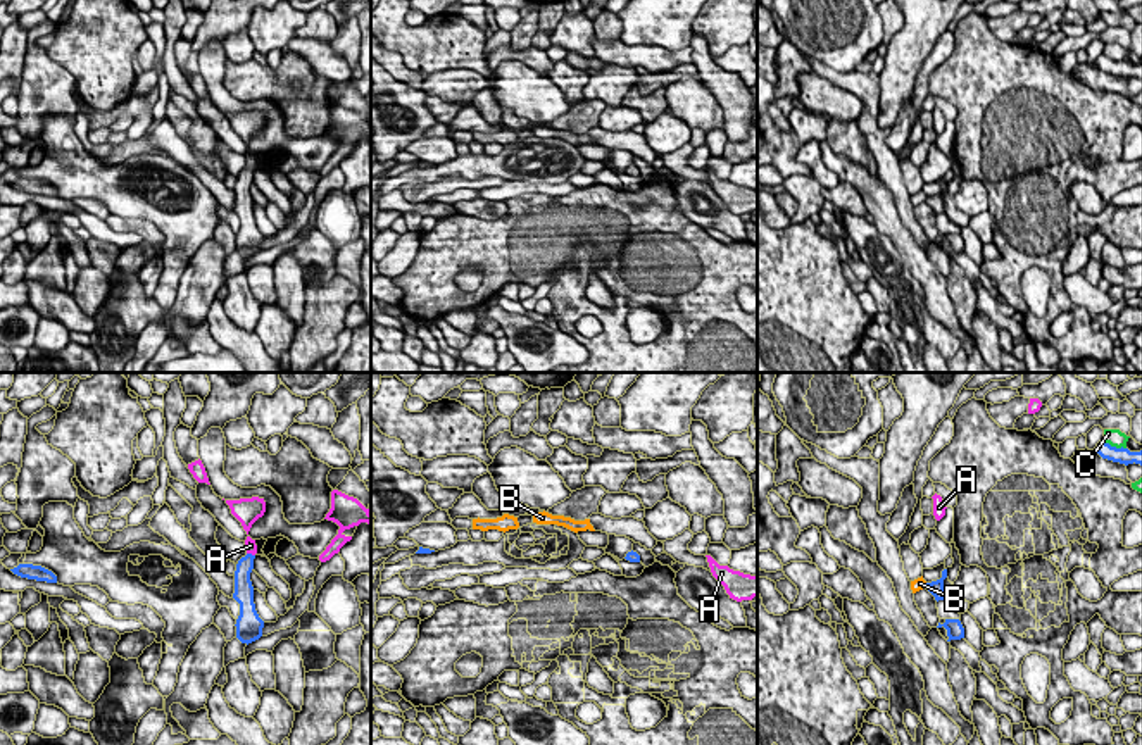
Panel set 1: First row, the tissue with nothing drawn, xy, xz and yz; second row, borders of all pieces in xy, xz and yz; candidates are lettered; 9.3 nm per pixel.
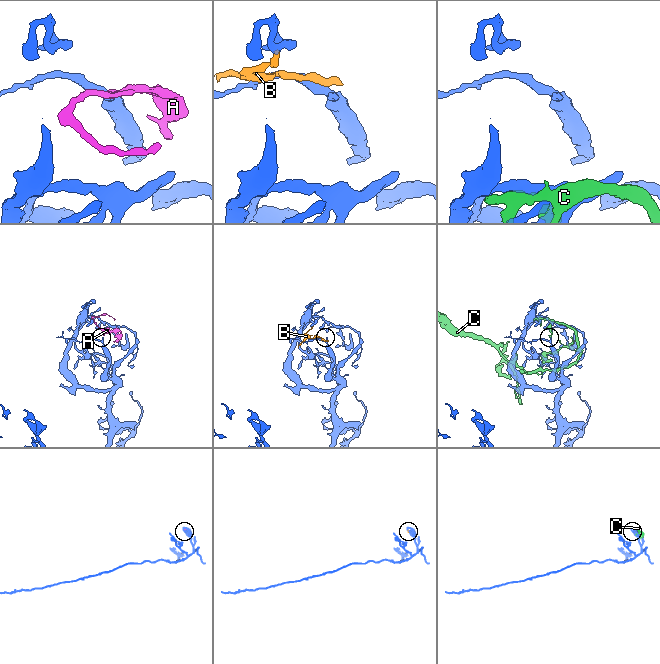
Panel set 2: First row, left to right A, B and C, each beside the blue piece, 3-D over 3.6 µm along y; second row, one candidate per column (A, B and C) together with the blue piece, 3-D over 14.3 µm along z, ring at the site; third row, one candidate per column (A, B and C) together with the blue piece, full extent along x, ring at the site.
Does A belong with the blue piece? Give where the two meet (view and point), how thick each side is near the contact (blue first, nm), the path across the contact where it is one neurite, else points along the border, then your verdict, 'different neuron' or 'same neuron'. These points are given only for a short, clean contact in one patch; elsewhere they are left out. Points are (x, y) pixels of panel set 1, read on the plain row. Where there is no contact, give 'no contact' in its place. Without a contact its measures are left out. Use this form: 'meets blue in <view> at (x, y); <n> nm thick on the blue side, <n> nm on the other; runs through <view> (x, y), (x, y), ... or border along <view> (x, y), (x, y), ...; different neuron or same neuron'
meets blue in xy at (250, 168); 160 nm thick on the blue side, 100 nm on the other; runs through xy (245, 178), (250, 168), (250, 159); same neuron

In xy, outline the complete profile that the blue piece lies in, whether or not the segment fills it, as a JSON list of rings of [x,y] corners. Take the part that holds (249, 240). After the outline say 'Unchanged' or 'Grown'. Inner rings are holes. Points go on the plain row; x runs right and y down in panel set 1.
[[[247,150],[247,169],[242,171],[235,185],[235,207],[233,212],[240,217],[240,229],[236,233],[236,252],[242,257],[252,257],[262,250],[264,235],[259,231],[254,217],[254,200],[250,186],[257,167],[255,153]]]. Grown

